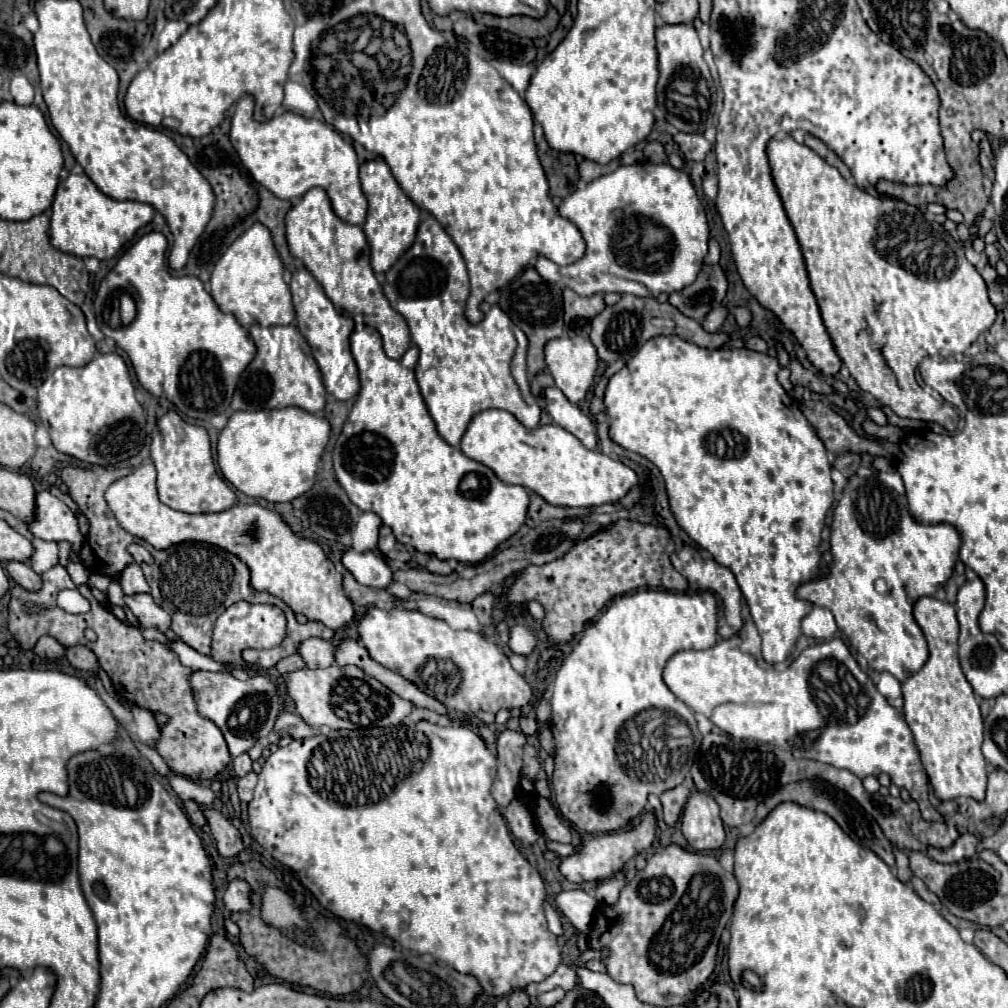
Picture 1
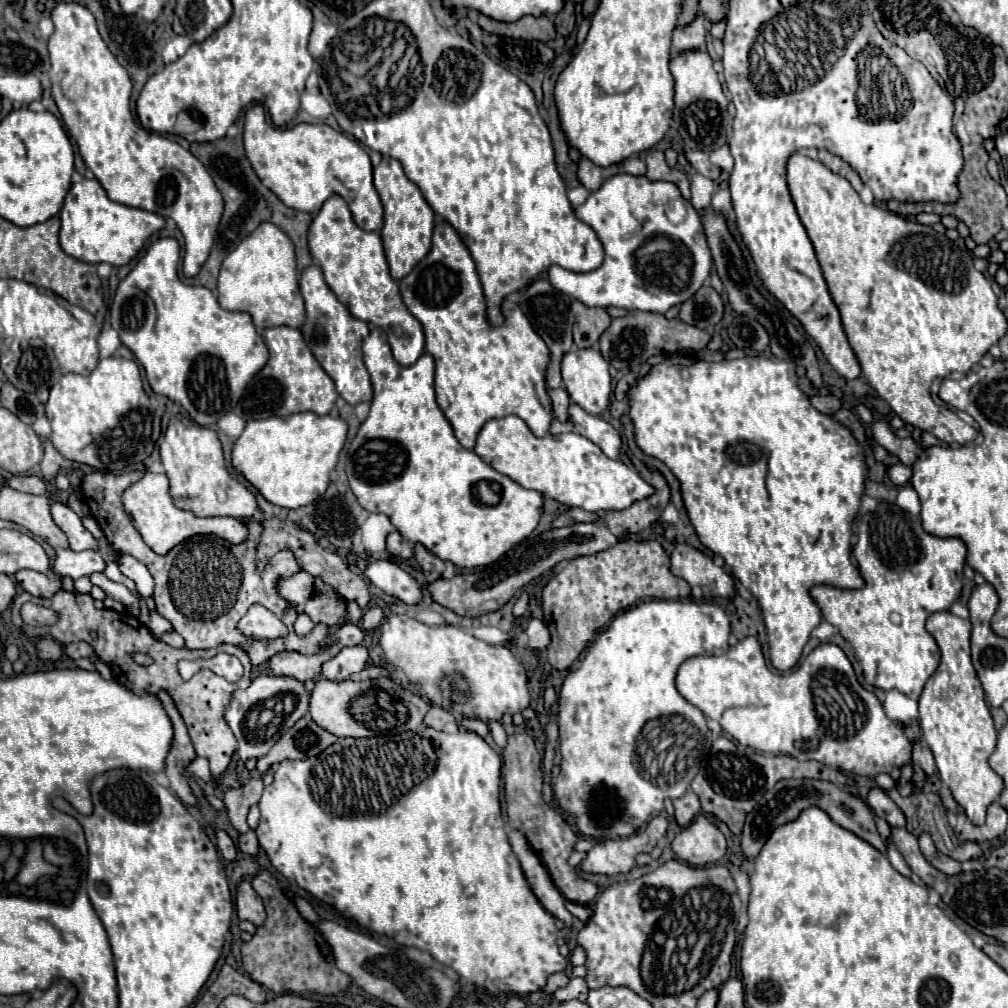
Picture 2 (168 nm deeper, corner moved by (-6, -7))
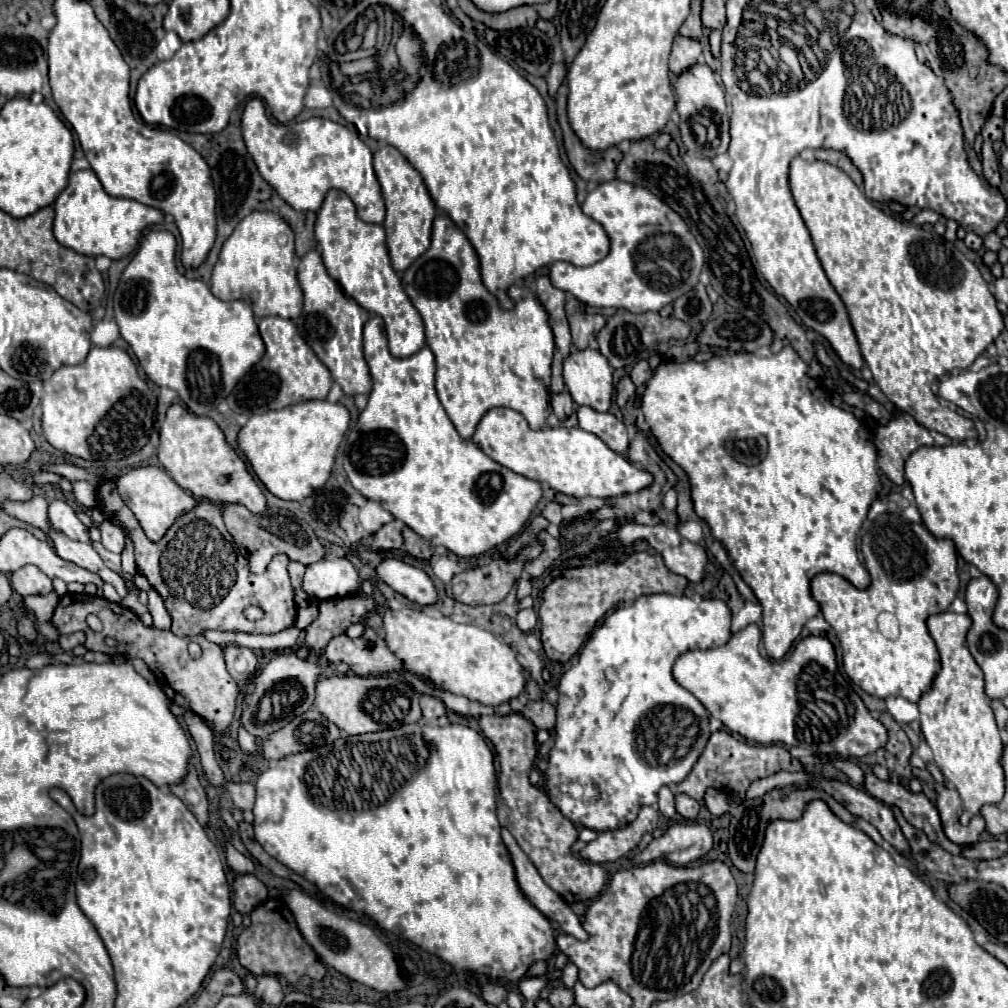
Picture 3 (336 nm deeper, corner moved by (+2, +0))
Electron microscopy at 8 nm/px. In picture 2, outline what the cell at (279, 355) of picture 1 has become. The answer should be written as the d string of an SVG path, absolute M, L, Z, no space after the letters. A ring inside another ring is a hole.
M271 327L263 331L263 339L269 349L269 361L247 385L235 409L237 415L241 415L245 421L267 419L273 415L283 417L301 411L327 415L333 409L339 395L331 377L323 371L323 367L313 357L311 349L305 345L301 331L291 327Z

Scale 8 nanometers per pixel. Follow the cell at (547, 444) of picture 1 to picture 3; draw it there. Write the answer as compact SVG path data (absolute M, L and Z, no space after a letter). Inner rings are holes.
M491 408L479 422L473 442L495 462L511 468L515 474L527 476L537 482L547 482L553 490L585 498L613 498L633 494L647 488L653 476L647 470L625 460L613 452L599 436L581 428L547 428L531 430L525 418L511 408Z

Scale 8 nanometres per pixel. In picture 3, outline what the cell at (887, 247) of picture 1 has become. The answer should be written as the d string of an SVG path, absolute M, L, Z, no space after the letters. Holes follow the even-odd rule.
M797 156L791 162L789 182L795 204L811 232L821 266L849 310L861 354L879 388L897 408L909 412L921 426L957 442L977 438L971 418L959 416L939 404L931 388L931 378L939 378L955 368L969 368L1003 330L1003 316L997 310L997 300L989 292L979 268L943 236L911 226L879 210L841 168L829 162L805 162Z

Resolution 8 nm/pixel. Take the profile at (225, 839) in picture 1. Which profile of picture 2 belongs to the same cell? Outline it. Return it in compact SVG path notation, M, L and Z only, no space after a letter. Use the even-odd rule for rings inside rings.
M249 829L245 835L239 835L239 839L237 839L237 847L239 847L243 853L247 853L247 855L257 855L257 851L259 851L259 843L257 843L255 833Z

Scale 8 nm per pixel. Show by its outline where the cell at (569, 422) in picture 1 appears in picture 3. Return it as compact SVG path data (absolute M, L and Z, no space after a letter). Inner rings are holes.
M581 406L577 410L577 418L579 418L579 426L585 432L599 436L611 450L615 450L619 454L627 452L629 438L627 438L627 428L625 428L623 420L615 418L609 412L597 412L589 406Z

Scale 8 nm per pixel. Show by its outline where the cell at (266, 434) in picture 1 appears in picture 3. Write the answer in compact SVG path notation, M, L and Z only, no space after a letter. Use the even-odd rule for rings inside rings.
M307 400L283 410L267 410L265 414L251 416L241 428L239 448L271 494L281 500L303 500L329 480L349 420L349 410L329 400Z

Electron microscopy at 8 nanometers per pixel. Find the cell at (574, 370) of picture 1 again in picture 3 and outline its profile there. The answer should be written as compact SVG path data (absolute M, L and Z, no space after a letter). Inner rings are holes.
M593 348L575 350L563 362L563 378L569 394L573 396L577 406L591 406L597 412L607 412L613 402L613 370L607 358Z

